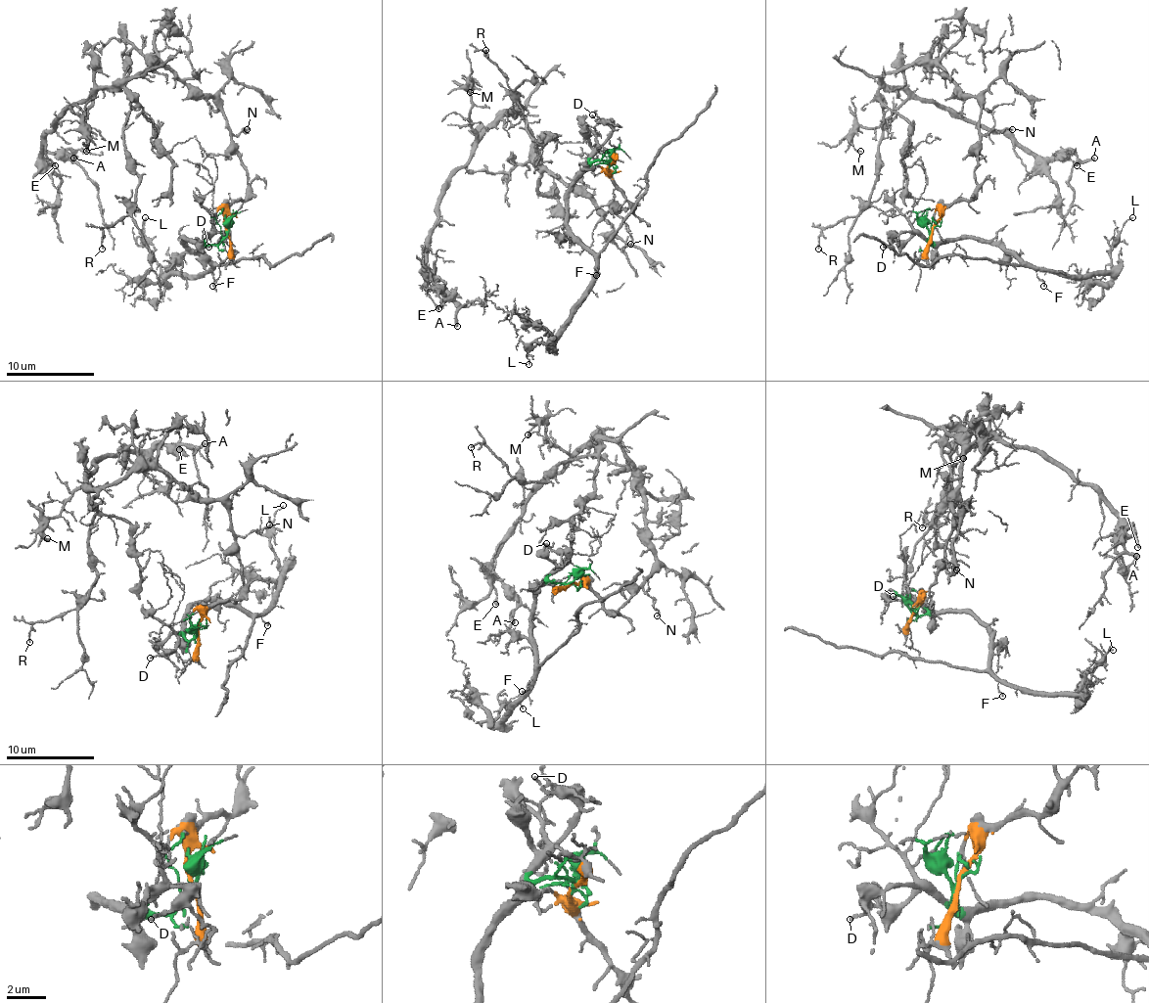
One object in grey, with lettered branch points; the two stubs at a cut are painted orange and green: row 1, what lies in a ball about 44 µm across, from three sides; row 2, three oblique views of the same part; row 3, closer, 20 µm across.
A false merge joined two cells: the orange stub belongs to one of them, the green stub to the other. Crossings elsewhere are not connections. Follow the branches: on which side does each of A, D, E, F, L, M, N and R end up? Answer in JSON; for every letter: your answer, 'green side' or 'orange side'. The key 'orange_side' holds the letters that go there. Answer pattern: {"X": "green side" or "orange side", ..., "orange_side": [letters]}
{"A": "orange side", "D": "green side", "E": "orange side", "F": "green side", "L": "green side", "M": "orange side", "N": "orange side", "R": "orange side", "orange_side": ["A", "E", "M", "N", "R"]}

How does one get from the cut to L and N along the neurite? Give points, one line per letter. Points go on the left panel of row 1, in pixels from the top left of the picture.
L: (226, 231), (211, 245), (185, 238), (211, 268), (203, 275), (173, 275), (156, 259), (145, 217)
N: (226, 231), (224, 213), (235, 200), (242, 200), (249, 189), (247, 167), (238, 145), (231, 138), (247, 129)

